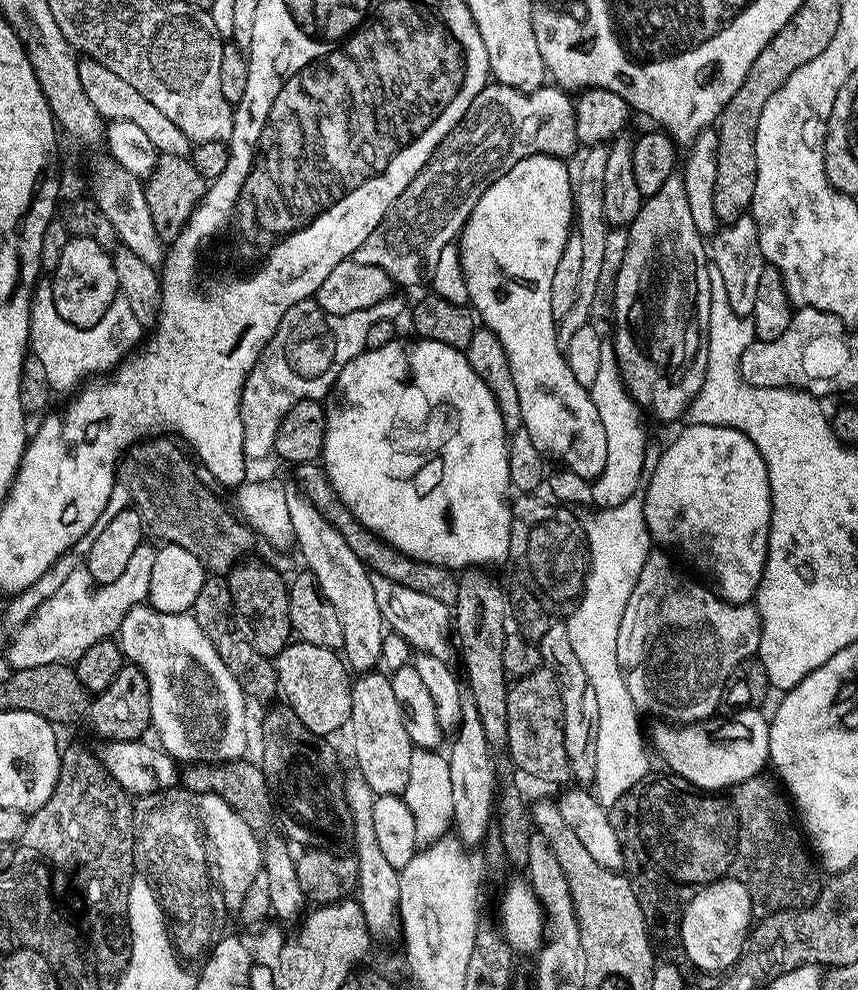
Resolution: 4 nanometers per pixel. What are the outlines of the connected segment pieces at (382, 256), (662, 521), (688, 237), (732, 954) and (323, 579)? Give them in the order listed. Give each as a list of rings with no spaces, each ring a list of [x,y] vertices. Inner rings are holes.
[[[495,82],[485,83],[484,89],[470,102],[470,110],[462,114],[458,126],[442,138],[442,142],[434,150],[432,157],[426,162],[420,173],[398,194],[394,206],[378,222],[374,234],[358,246],[354,259],[358,263],[366,266],[380,267],[386,272],[390,279],[397,285],[400,284],[420,284],[429,279],[434,270],[434,265],[438,262],[438,254],[446,250],[446,246],[453,243],[464,230],[464,223],[470,218],[474,206],[478,206],[478,196],[486,194],[498,178],[512,163],[519,159],[522,150],[519,146],[524,138],[521,126],[526,120],[532,119],[536,115],[536,122],[528,126],[528,148],[529,156],[559,156],[569,158],[576,152],[576,146],[581,143],[576,133],[576,108],[573,97],[565,89],[559,86],[545,86],[539,88],[531,94],[519,92],[505,84]]]
[[[689,423],[687,427],[661,454],[652,477],[647,477],[648,488],[643,489],[643,494],[648,533],[661,549],[673,548],[697,572],[697,577],[704,576],[700,577],[703,583],[720,599],[729,604],[747,604],[755,597],[768,560],[772,491],[766,462],[745,432],[705,424]]]
[[[673,174],[658,190],[656,196],[645,199],[640,213],[632,221],[628,231],[628,245],[625,246],[624,256],[618,261],[620,269],[616,272],[616,354],[621,360],[618,371],[623,377],[623,383],[629,395],[641,409],[649,408],[660,420],[676,420],[687,413],[691,402],[696,397],[696,389],[702,379],[702,364],[696,359],[702,356],[702,329],[707,325],[708,314],[712,302],[710,300],[710,282],[708,281],[708,268],[706,260],[700,257],[700,251],[705,251],[705,243],[698,237],[696,228],[692,224],[692,216],[688,213],[686,192],[683,179]]]
[[[734,878],[730,885],[704,892],[702,897],[697,897],[695,903],[686,909],[684,916],[679,917],[680,944],[694,967],[704,972],[724,974],[740,961],[753,927],[752,920],[754,913],[748,887]]]
[[[285,487],[284,492],[293,522],[294,544],[296,548],[300,547],[303,567],[311,572],[321,594],[335,603],[344,631],[343,659],[360,674],[375,669],[384,655],[386,621],[382,618],[382,610],[378,610],[378,602],[374,602],[372,576],[364,563],[356,557],[354,550],[346,546],[342,534],[338,534],[338,530],[334,530],[334,526],[330,526],[322,514],[318,514],[310,498],[306,498],[299,487],[291,487]]]

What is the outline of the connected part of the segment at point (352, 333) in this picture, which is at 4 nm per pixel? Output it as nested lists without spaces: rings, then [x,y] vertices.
[[[392,294],[368,309],[356,310],[345,316],[331,316],[317,306],[312,306],[312,309],[308,309],[308,306],[297,306],[285,314],[280,325],[274,330],[270,342],[262,350],[258,362],[250,370],[240,395],[244,454],[249,461],[264,460],[268,455],[270,457],[273,455],[278,426],[282,426],[282,418],[286,418],[290,406],[303,400],[323,401],[331,393],[338,374],[342,374],[346,362],[350,362],[358,353],[365,351],[366,334],[370,326],[374,326],[374,322],[399,321],[404,304],[397,296]]]

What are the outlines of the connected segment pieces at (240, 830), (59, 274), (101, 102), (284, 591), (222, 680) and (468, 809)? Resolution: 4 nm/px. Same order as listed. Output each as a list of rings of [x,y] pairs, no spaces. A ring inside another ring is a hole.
[[[206,793],[198,800],[200,826],[204,830],[204,839],[214,861],[214,880],[218,885],[218,896],[224,899],[228,908],[240,908],[244,899],[252,892],[256,879],[260,880],[264,867],[261,837],[256,837],[254,829],[248,825],[248,816],[230,806],[216,793]]]
[[[72,236],[66,242],[66,250],[62,250],[62,258],[58,261],[55,272],[51,273],[50,279],[53,304],[57,307],[57,313],[66,322],[80,329],[94,327],[118,293],[109,249],[81,236]]]
[[[81,59],[79,65],[82,90],[86,90],[86,98],[90,98],[94,110],[100,117],[108,122],[120,122],[124,116],[128,116],[125,123],[132,123],[136,120],[134,126],[138,126],[143,133],[148,132],[147,137],[150,138],[150,142],[153,143],[158,153],[183,158],[188,156],[188,153],[184,151],[187,136],[182,134],[182,130],[178,126],[174,126],[174,123],[158,110],[158,106],[154,106],[154,102],[146,102],[146,98],[142,98],[142,94],[138,94],[138,90],[134,90],[134,86],[130,86],[130,82],[118,78],[118,74],[114,74],[114,70],[102,66],[94,59]]]
[[[251,560],[237,563],[232,571],[227,573],[226,579],[232,587],[232,601],[236,607],[236,615],[246,625],[252,645],[258,650],[258,654],[274,658],[294,636],[288,613],[289,585],[286,580],[284,584],[278,569]],[[248,562],[249,564],[244,564]]]
[[[137,606],[131,608],[129,612],[124,615],[120,623],[118,643],[121,652],[124,653],[125,661],[139,667],[142,674],[146,676],[146,682],[149,683],[150,710],[152,711],[151,727],[154,729],[154,732],[156,730],[157,738],[155,737],[155,739],[158,741],[159,747],[167,752],[173,760],[177,762],[191,762],[193,764],[214,765],[222,764],[229,760],[239,760],[247,753],[244,752],[248,748],[248,716],[244,713],[244,704],[246,705],[244,691],[241,690],[240,684],[234,678],[234,674],[230,674],[226,662],[218,654],[216,645],[212,643],[210,637],[202,630],[202,626],[198,626],[195,616],[191,614],[162,613],[151,606]]]
[[[472,699],[458,700],[454,704],[456,711],[460,712],[460,725],[456,728],[456,737],[452,740],[452,753],[447,753],[450,783],[453,791],[453,816],[455,835],[466,846],[485,843],[488,830],[494,820],[494,804],[497,801],[496,772],[492,766],[493,757],[488,751],[488,743],[482,734],[482,724],[476,713]]]

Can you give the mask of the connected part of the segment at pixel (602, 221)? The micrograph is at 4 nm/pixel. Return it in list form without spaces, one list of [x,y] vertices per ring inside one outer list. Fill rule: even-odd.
[[[603,143],[589,145],[586,154],[580,164],[580,172],[577,171],[576,183],[573,185],[573,207],[576,219],[576,235],[582,241],[582,267],[579,279],[579,296],[575,300],[574,310],[570,310],[557,323],[556,341],[562,350],[566,350],[571,338],[574,338],[578,330],[589,325],[590,310],[596,300],[598,290],[598,278],[606,266],[606,238],[609,232],[605,211],[603,209],[603,176],[606,174],[606,163],[609,157],[609,147]]]

